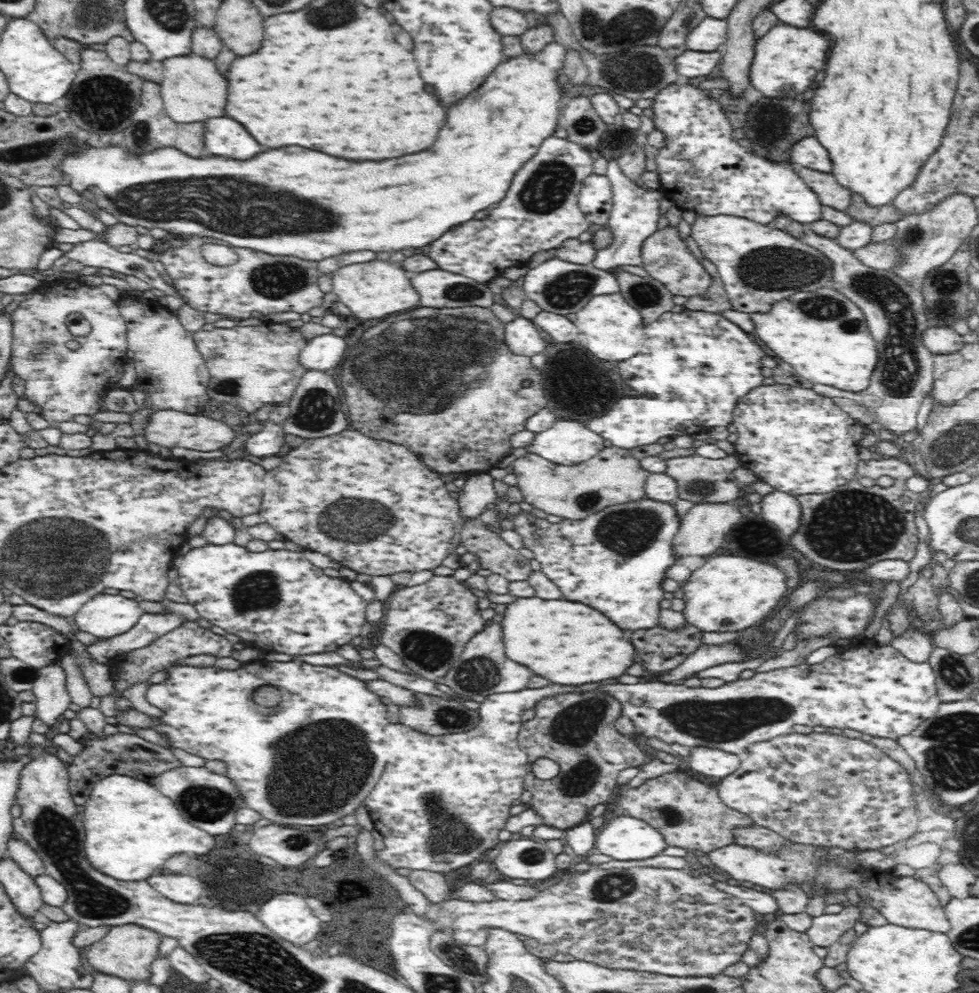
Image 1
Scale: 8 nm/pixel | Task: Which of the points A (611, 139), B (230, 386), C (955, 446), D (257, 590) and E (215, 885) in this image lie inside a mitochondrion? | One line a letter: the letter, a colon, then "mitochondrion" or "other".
A: mitochondrion
B: mitochondrion
C: mitochondrion
D: mitochondrion
E: other

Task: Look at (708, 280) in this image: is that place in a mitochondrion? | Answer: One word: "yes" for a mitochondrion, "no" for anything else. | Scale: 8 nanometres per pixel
no

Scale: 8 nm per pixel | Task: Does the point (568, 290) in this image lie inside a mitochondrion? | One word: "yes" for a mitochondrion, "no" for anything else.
yes

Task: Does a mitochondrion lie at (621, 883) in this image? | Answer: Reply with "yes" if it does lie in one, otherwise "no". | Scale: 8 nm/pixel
yes

